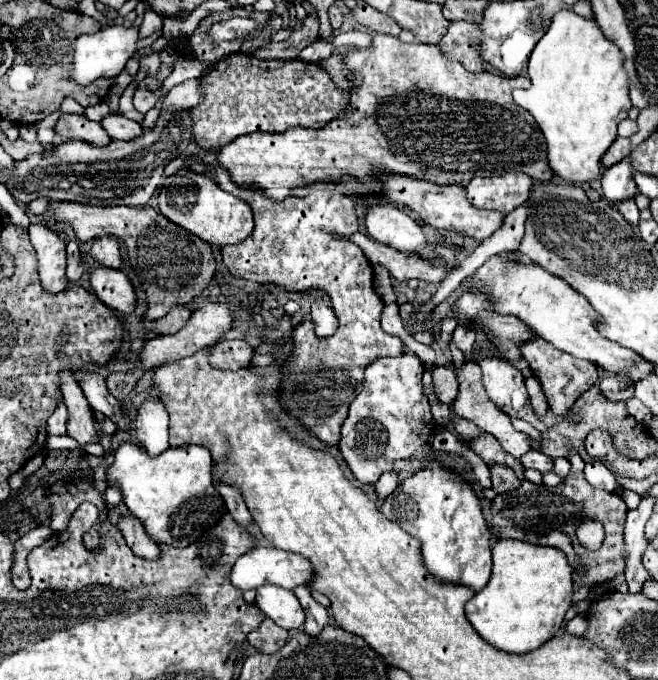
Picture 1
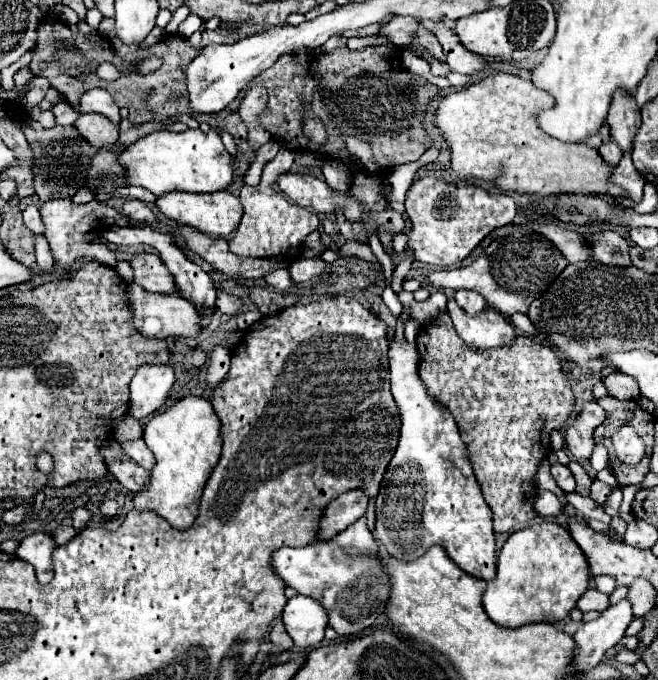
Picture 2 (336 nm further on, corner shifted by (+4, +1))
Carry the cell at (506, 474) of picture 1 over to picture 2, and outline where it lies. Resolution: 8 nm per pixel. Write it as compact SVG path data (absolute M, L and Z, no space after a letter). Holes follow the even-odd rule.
M447 314L441 324L429 324L429 328L421 328L417 336L417 350L421 356L419 376L427 388L427 394L453 414L461 438L467 444L475 478L481 486L485 502L493 512L495 532L509 532L529 524L513 520L521 520L531 512L537 494L533 476L539 462L549 454L549 434L551 430L563 426L563 422L573 412L575 402L567 376L561 370L559 358L547 344L525 336L519 336L509 348L495 348L493 352L473 352L471 348L465 348L465 342L457 336Z

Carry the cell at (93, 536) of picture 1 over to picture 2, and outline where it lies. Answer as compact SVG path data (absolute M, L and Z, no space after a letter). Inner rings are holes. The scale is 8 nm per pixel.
M77 508L77 510L73 510L71 520L73 520L75 530L83 530L87 526L87 522L91 520L91 512L87 508Z

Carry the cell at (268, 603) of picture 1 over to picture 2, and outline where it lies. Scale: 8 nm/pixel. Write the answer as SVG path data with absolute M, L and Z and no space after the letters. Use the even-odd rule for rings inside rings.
M301 594L287 600L283 610L283 624L299 648L317 646L323 640L323 632L327 626L325 608L311 598Z

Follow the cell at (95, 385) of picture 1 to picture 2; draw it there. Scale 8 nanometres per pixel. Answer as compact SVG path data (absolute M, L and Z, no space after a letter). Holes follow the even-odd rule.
M139 438L139 440L123 440L121 448L131 460L143 460L145 470L149 470L153 466L153 452L149 452L143 438Z

